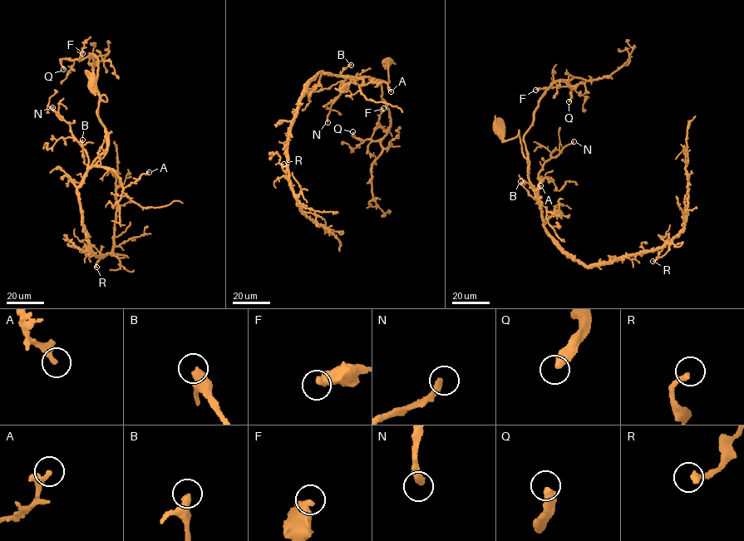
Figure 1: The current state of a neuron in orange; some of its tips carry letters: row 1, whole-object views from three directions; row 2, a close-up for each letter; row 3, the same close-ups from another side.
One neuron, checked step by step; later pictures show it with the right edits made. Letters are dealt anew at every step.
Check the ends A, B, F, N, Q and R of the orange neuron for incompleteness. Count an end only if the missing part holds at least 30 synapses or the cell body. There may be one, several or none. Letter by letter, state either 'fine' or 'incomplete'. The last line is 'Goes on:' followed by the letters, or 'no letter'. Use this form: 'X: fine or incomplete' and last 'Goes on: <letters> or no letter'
A: fine
B: fine
F: fine
N: fine
Q: incomplete
R: fine
Goes on: Q

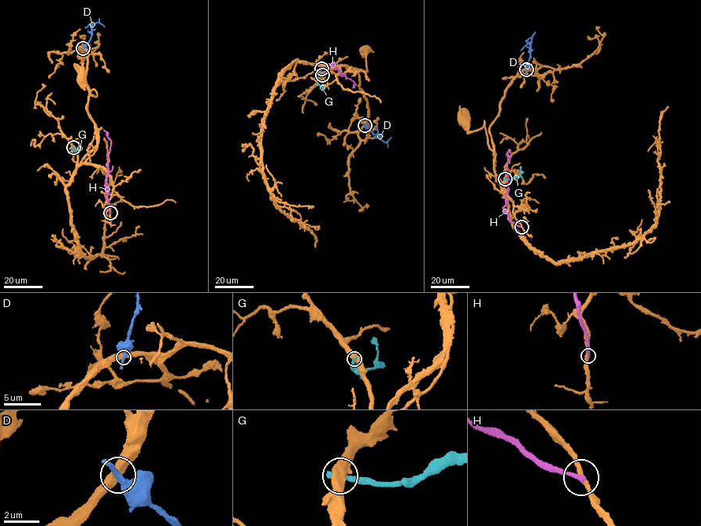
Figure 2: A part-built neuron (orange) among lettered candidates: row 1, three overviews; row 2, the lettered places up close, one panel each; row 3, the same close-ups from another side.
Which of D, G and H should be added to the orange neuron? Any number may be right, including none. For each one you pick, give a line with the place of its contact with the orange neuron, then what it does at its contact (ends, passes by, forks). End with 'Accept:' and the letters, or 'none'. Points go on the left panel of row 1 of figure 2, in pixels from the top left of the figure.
Accept: none

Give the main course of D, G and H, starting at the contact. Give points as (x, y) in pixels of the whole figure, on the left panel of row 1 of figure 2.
D: (83, 48), (90, 38), (91, 26), (98, 22), (105, 27)
G: (73, 147), (74, 150), (79, 149), (78, 141)
H: (110, 212), (105, 184), (111, 141), (103, 130)

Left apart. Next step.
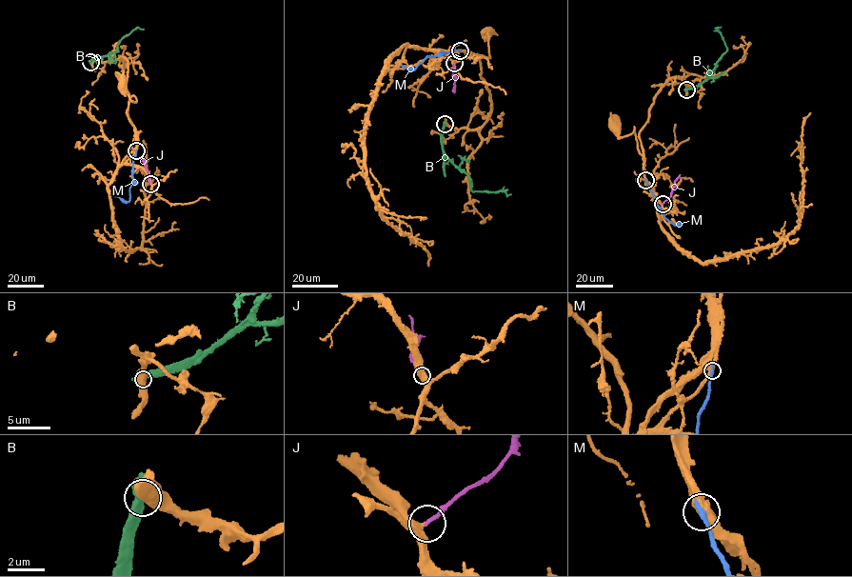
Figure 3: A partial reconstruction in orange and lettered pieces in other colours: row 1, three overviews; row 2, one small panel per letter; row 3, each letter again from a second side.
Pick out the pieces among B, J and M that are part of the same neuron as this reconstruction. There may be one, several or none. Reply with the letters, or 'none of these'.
J

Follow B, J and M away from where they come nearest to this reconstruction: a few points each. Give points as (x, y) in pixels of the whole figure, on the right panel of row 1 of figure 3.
B: (686, 89), (710, 77), (726, 50), (719, 27)
J: (662, 203), (671, 195), (675, 180), (680, 174)
M: (645, 180), (663, 216), (674, 225), (678, 224)

